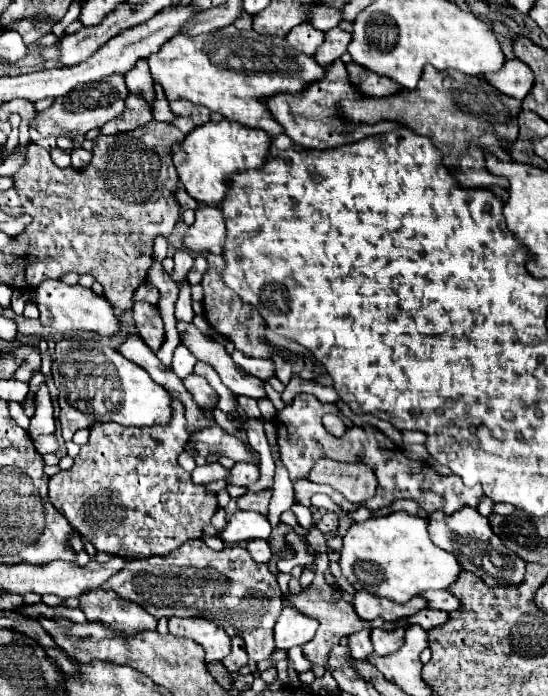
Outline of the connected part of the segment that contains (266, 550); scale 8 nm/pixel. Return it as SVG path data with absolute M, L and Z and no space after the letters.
M251 540L247 544L247 550L255 562L269 562L271 558L271 548L267 540Z

